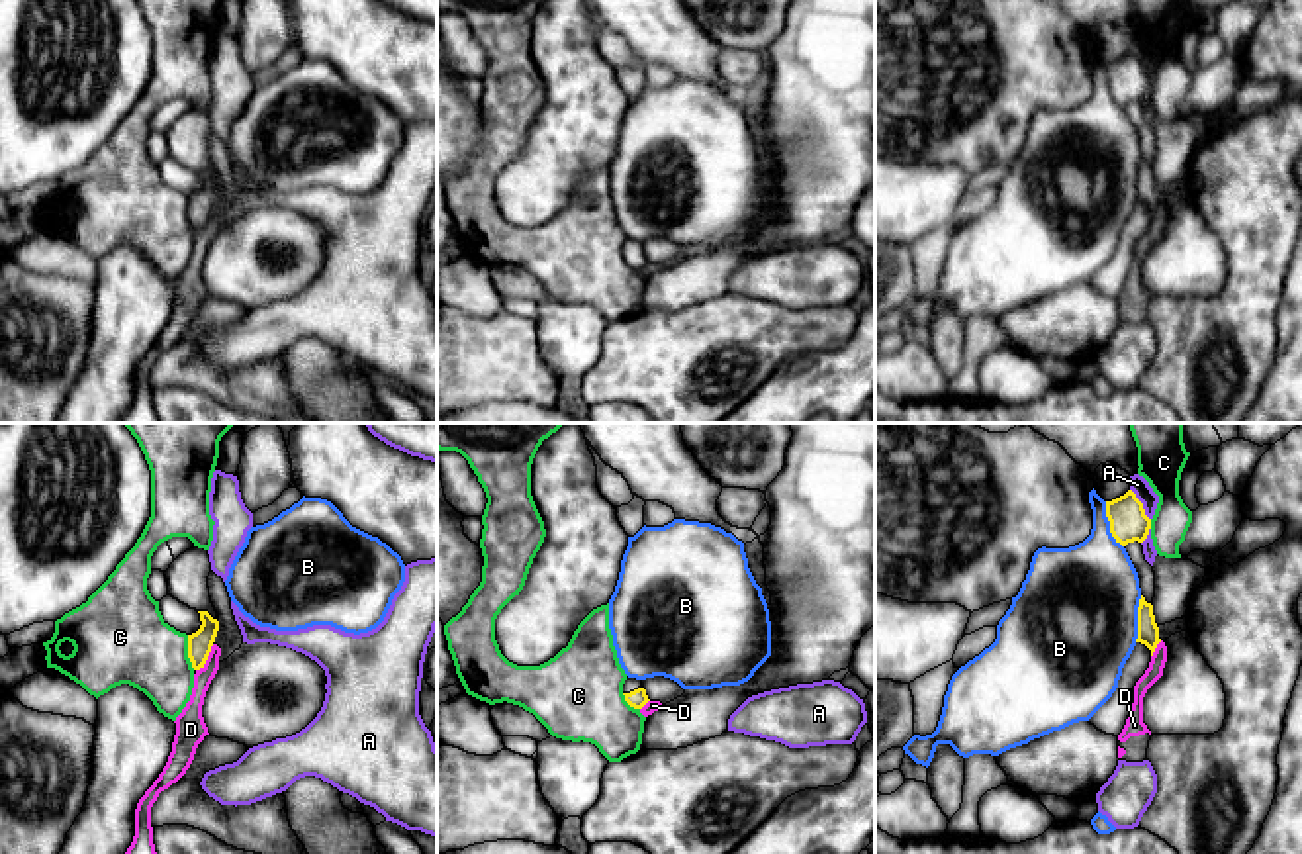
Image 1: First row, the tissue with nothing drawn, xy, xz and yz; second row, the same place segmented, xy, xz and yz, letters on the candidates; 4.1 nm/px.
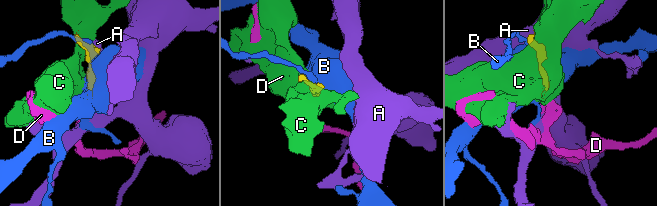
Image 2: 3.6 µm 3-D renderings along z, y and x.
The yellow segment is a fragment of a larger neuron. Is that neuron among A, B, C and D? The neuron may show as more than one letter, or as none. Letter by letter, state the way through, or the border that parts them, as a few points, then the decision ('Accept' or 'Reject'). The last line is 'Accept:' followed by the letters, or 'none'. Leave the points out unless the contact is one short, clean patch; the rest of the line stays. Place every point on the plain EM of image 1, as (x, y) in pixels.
A: Boundary: yz (1130, 49), (1150, 81). Reject
B: Reject
C: Reject
D: Reject
Accept: none

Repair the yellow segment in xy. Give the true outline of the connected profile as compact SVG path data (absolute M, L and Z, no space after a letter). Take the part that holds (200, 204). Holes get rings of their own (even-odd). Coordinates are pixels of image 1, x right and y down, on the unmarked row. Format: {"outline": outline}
{"outline": "M208 172L198 174L202 186L196 194L188 196L188 219L194 231L204 229L219 192L217 180L213 180Z"}

